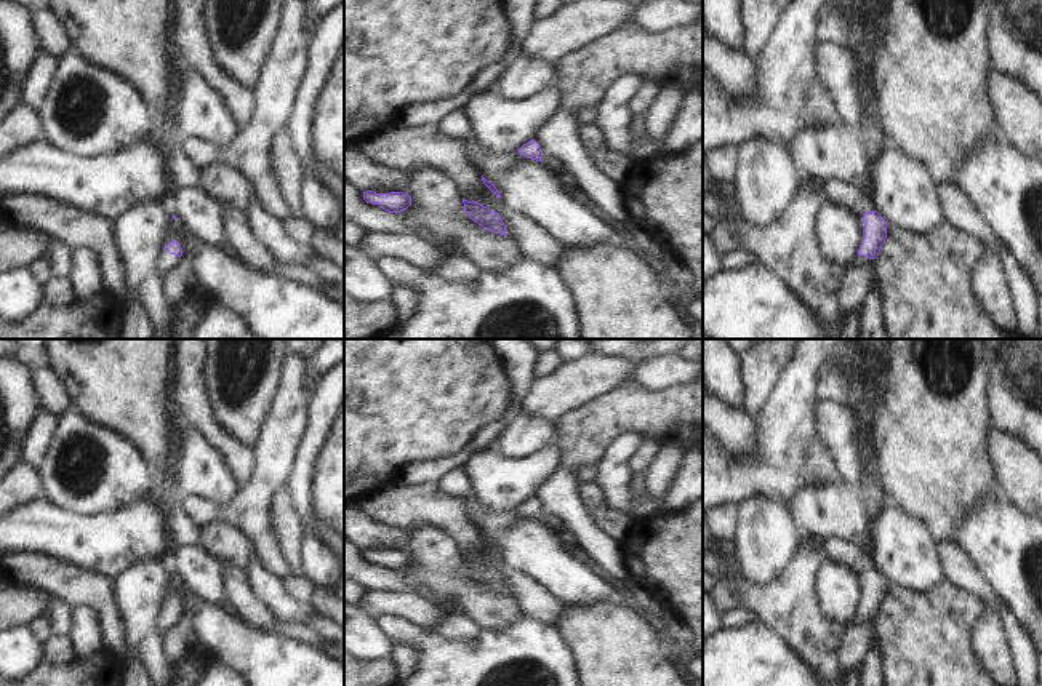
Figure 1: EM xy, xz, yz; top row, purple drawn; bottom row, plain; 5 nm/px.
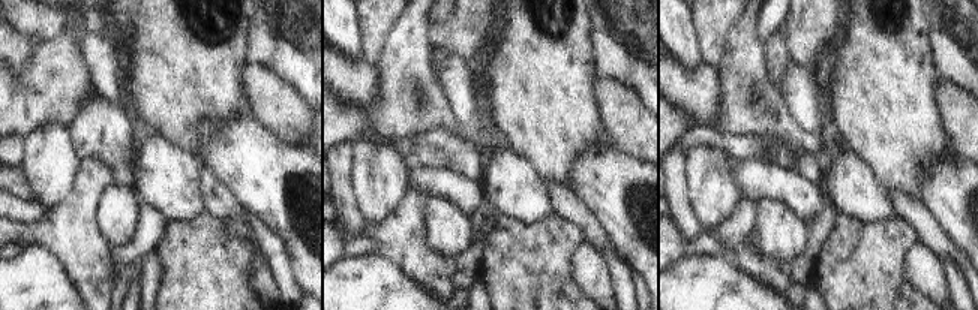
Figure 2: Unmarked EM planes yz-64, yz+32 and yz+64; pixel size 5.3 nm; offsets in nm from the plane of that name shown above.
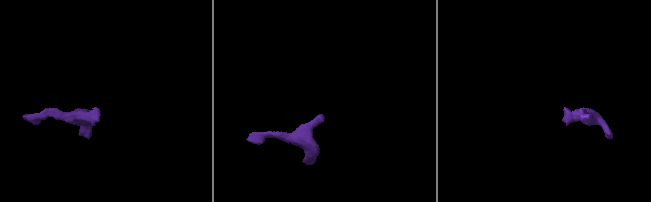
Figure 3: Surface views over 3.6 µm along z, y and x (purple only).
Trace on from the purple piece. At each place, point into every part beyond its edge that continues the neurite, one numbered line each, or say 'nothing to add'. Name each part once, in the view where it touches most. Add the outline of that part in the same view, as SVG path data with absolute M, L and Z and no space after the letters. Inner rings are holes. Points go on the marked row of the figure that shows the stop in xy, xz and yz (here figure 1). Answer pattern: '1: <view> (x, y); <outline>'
1: xy (162, 267); M166 249L162 251L162 254L157 261L157 272L160 277L168 270L168 267L165 264L166 259L170 261L171 265L176 265L179 256L170 254Z

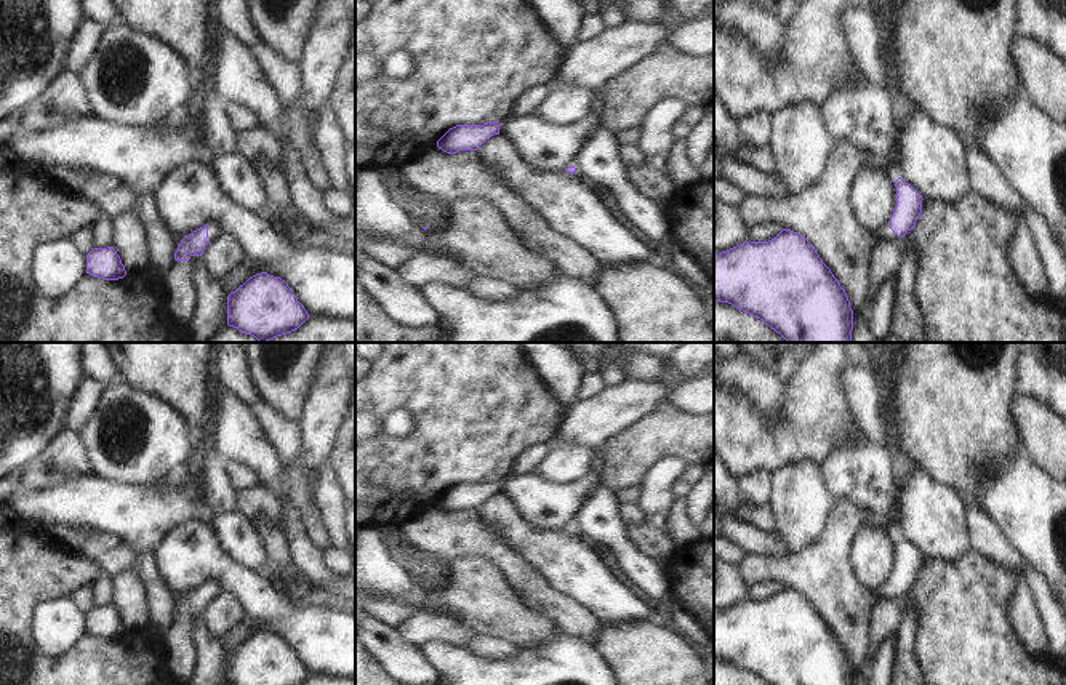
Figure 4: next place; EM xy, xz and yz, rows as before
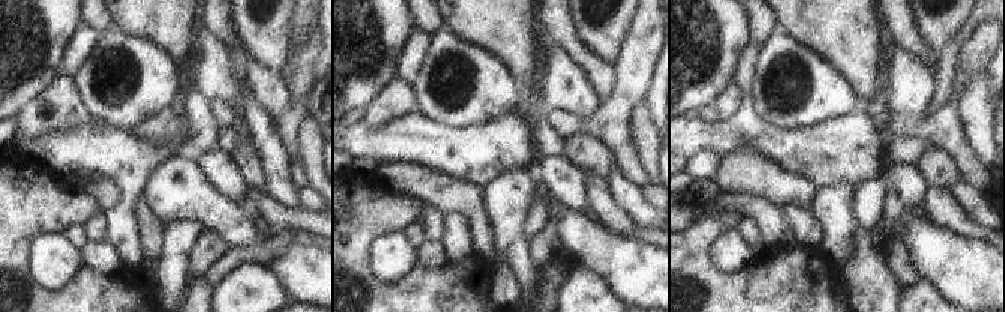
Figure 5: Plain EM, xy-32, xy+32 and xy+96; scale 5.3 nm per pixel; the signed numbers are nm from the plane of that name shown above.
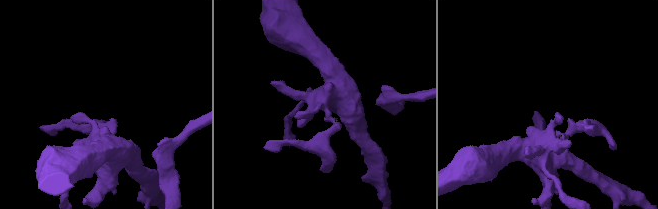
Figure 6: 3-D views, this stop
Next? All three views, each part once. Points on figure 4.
nothing to add

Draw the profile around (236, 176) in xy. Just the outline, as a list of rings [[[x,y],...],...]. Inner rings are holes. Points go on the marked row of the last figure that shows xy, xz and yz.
[[[238,154],[206,158],[219,187],[238,205],[256,214],[267,214],[267,198],[254,166]]]

